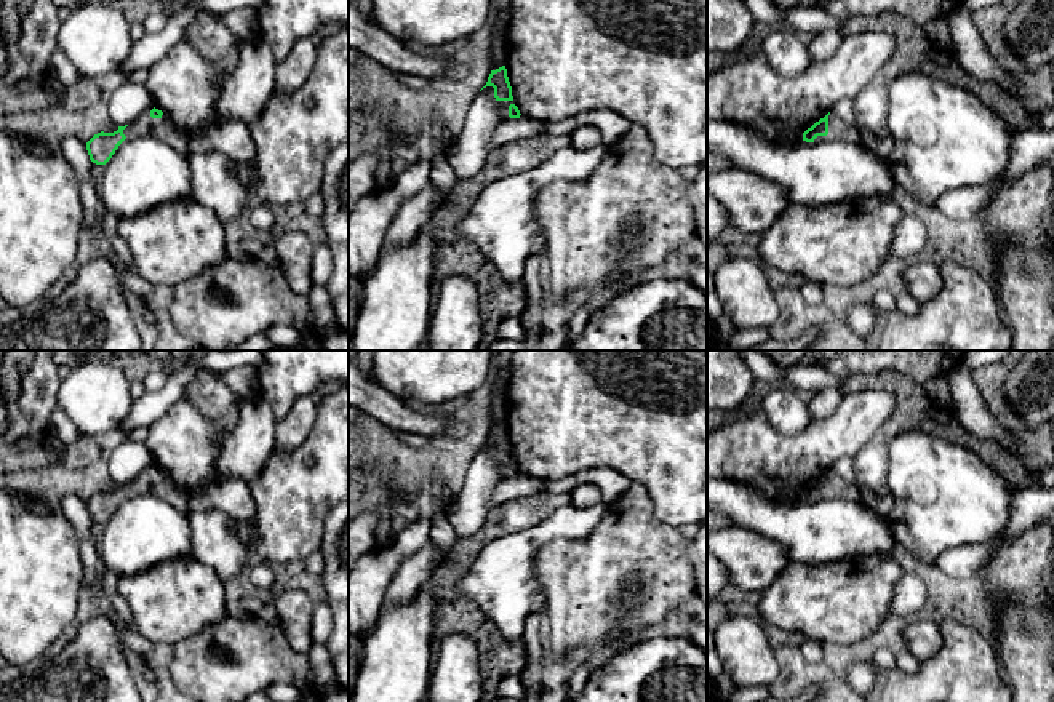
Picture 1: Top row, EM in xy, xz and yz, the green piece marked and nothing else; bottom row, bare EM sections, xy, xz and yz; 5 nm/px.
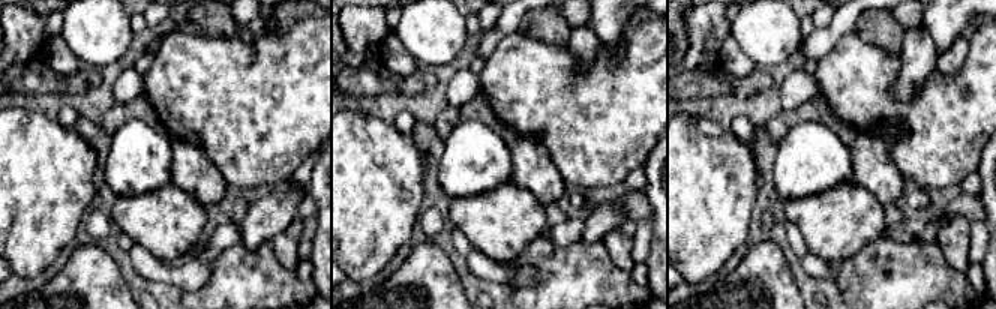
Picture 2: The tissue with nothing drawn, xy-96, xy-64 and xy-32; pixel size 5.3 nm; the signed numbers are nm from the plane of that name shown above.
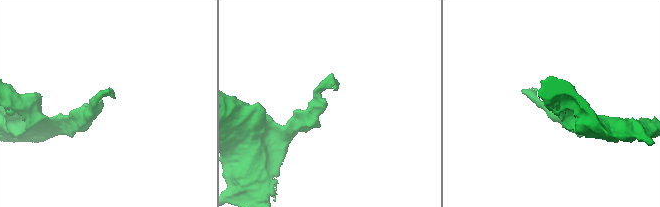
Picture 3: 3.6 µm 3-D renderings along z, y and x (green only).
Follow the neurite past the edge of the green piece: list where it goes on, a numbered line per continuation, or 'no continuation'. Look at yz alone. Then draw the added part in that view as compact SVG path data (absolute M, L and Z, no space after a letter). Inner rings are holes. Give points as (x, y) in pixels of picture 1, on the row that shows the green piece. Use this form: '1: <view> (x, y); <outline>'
1: yz (838, 130); M832 110L828 115L828 134L817 136L812 144L824 141L844 141L844 142L860 144L862 138L854 125L844 123Z

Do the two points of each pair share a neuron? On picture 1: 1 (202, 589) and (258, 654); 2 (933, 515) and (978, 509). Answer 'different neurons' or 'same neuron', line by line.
1: different neurons
2: same neuron

